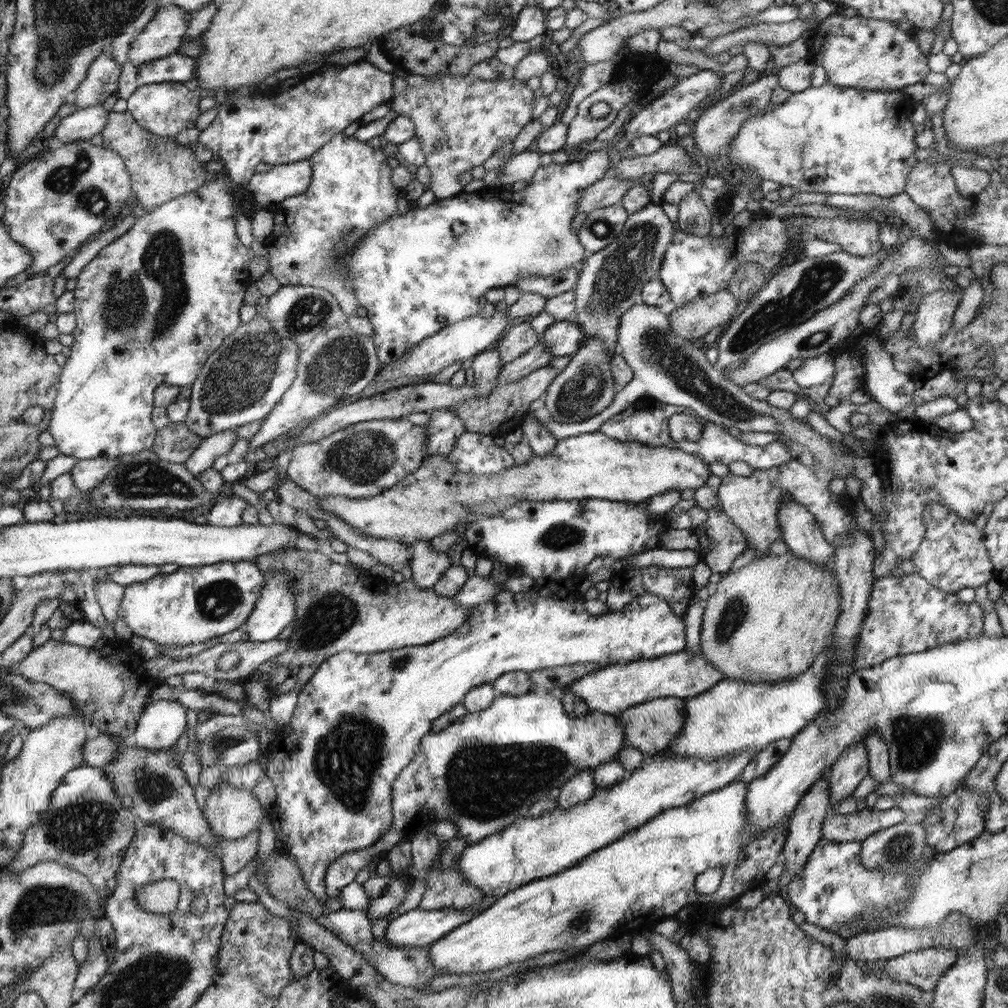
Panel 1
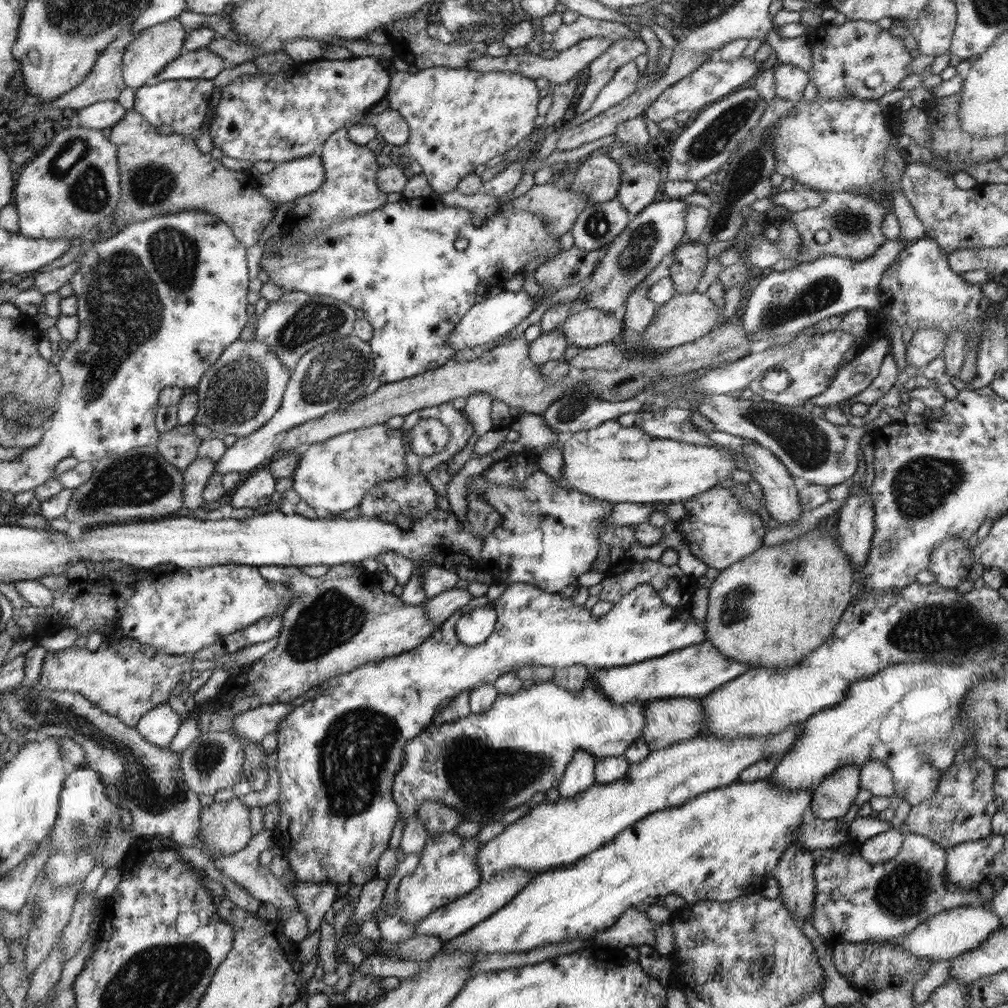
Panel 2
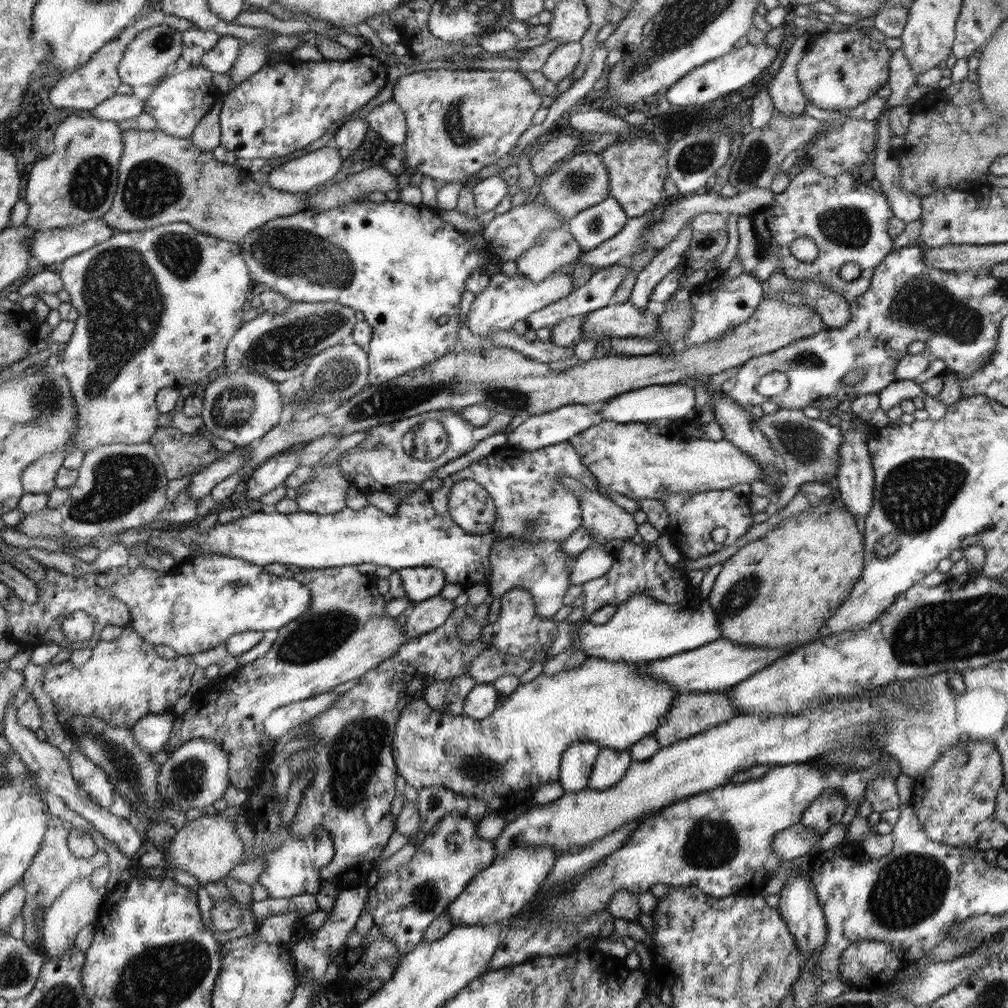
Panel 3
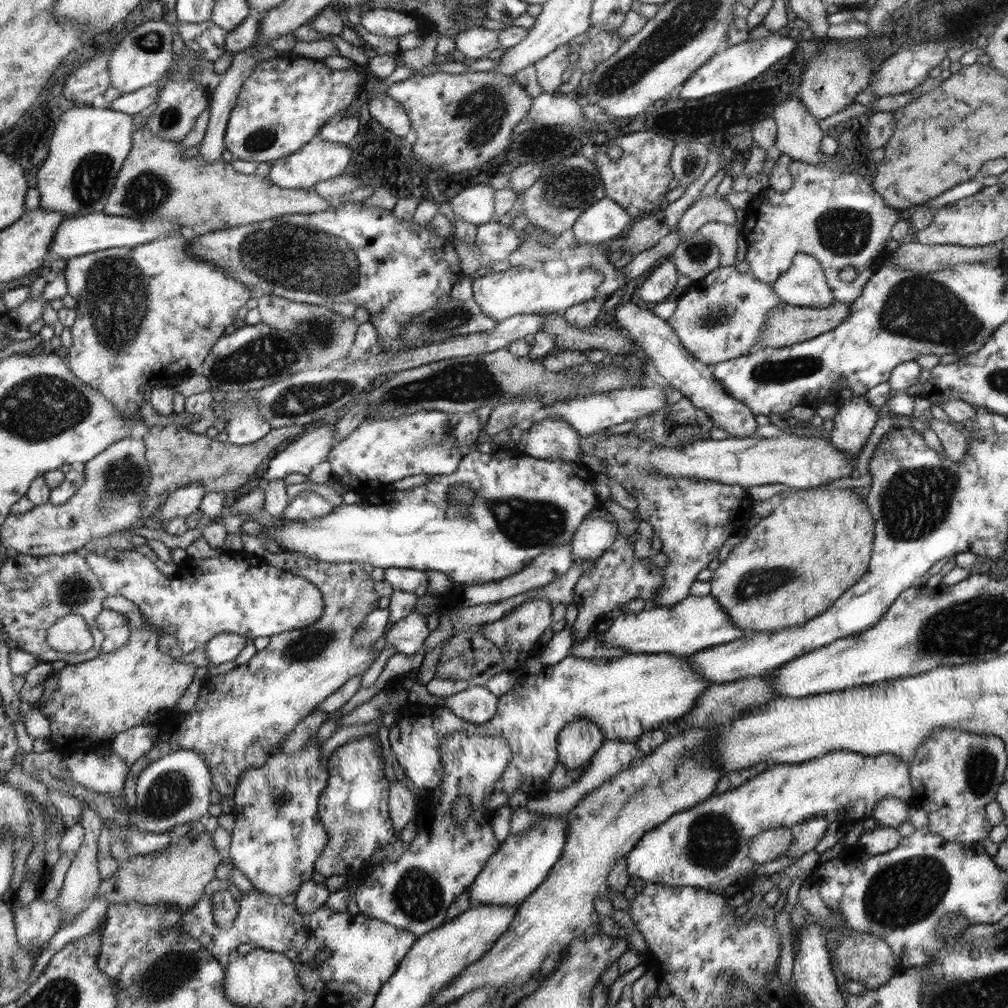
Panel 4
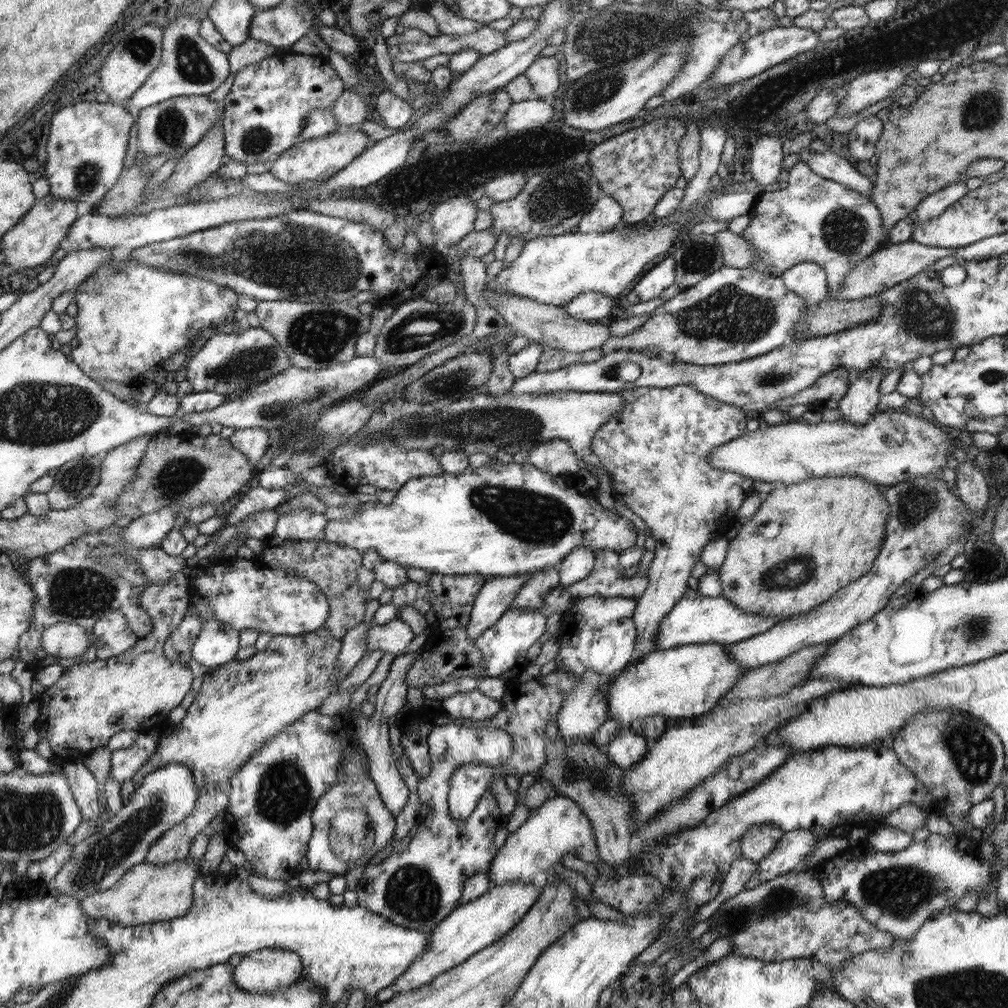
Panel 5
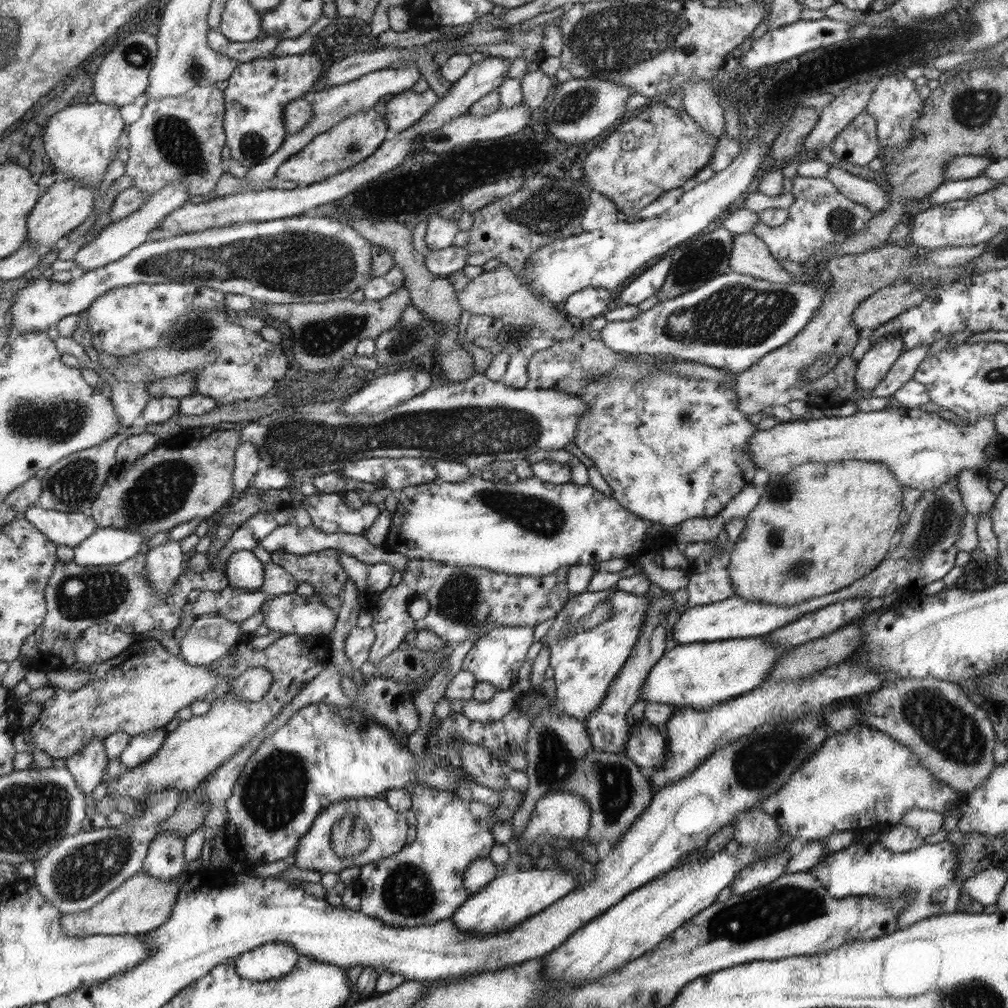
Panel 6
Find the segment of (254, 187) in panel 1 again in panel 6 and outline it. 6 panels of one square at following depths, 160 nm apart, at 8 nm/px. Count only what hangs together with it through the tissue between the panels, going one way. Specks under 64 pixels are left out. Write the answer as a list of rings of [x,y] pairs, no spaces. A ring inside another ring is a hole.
[[[374,108],[350,115],[330,131],[316,136],[300,152],[290,156],[277,168],[276,176],[283,181],[294,180],[300,185],[311,185],[343,173],[372,156],[382,146],[388,130],[386,124]]]

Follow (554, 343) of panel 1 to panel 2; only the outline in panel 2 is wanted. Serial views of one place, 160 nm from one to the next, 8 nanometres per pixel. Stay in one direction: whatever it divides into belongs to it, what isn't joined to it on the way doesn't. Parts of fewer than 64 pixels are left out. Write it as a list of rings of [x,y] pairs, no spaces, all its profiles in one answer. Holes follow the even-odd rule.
[[[589,307],[570,314],[559,330],[569,346],[577,346],[580,350],[608,343],[624,332],[623,320],[618,321],[614,312]]]

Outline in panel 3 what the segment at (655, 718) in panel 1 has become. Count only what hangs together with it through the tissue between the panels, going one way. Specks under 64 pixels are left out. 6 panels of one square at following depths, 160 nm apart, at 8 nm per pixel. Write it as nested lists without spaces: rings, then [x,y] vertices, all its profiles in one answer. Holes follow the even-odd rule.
[[[688,692],[676,695],[669,706],[666,718],[655,730],[653,736],[661,744],[667,747],[679,740],[690,738],[691,736],[700,734],[709,728],[718,726],[720,723],[726,722],[735,716],[735,708],[732,701],[725,692]]]

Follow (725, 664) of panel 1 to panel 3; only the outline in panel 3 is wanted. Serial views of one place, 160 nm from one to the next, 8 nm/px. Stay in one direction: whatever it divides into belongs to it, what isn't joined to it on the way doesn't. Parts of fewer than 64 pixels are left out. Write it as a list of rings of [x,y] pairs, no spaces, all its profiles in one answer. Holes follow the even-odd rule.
[[[832,498],[813,499],[810,508],[803,510],[800,514],[789,516],[783,520],[780,525],[776,525],[772,531],[757,539],[755,542],[746,544],[738,550],[729,560],[723,563],[723,568],[716,578],[714,585],[707,599],[710,607],[714,609],[716,618],[721,630],[721,638],[731,640],[736,644],[745,644],[746,646],[765,646],[765,648],[793,648],[801,647],[815,640],[815,636],[823,630],[828,619],[836,613],[836,609],[848,599],[856,581],[860,579],[864,571],[864,534],[861,523],[845,509],[836,507]]]

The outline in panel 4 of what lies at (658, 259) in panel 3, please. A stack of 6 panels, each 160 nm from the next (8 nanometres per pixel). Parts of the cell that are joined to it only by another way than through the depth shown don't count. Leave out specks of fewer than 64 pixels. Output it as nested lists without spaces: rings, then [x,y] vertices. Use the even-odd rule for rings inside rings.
[[[718,194],[698,199],[695,204],[684,211],[677,224],[677,231],[682,237],[693,235],[707,222],[723,222],[732,226],[736,224],[736,210],[725,202],[728,197]]]

